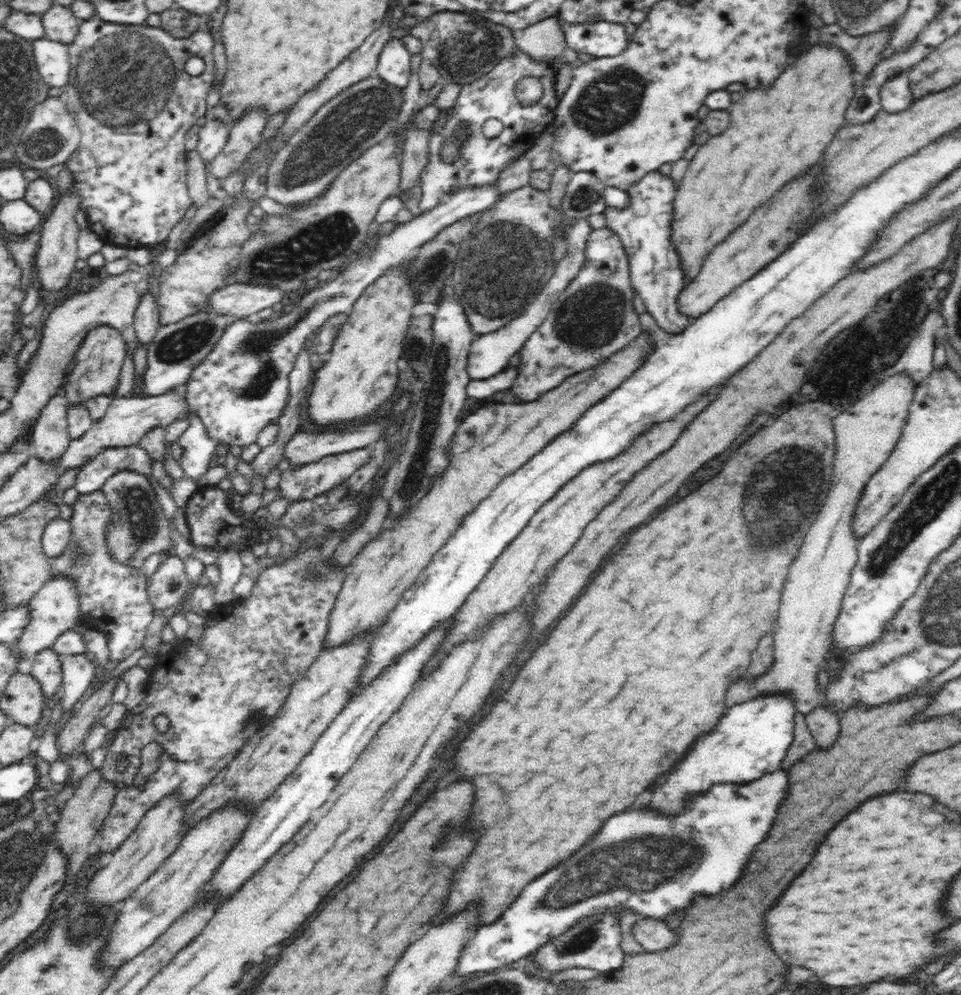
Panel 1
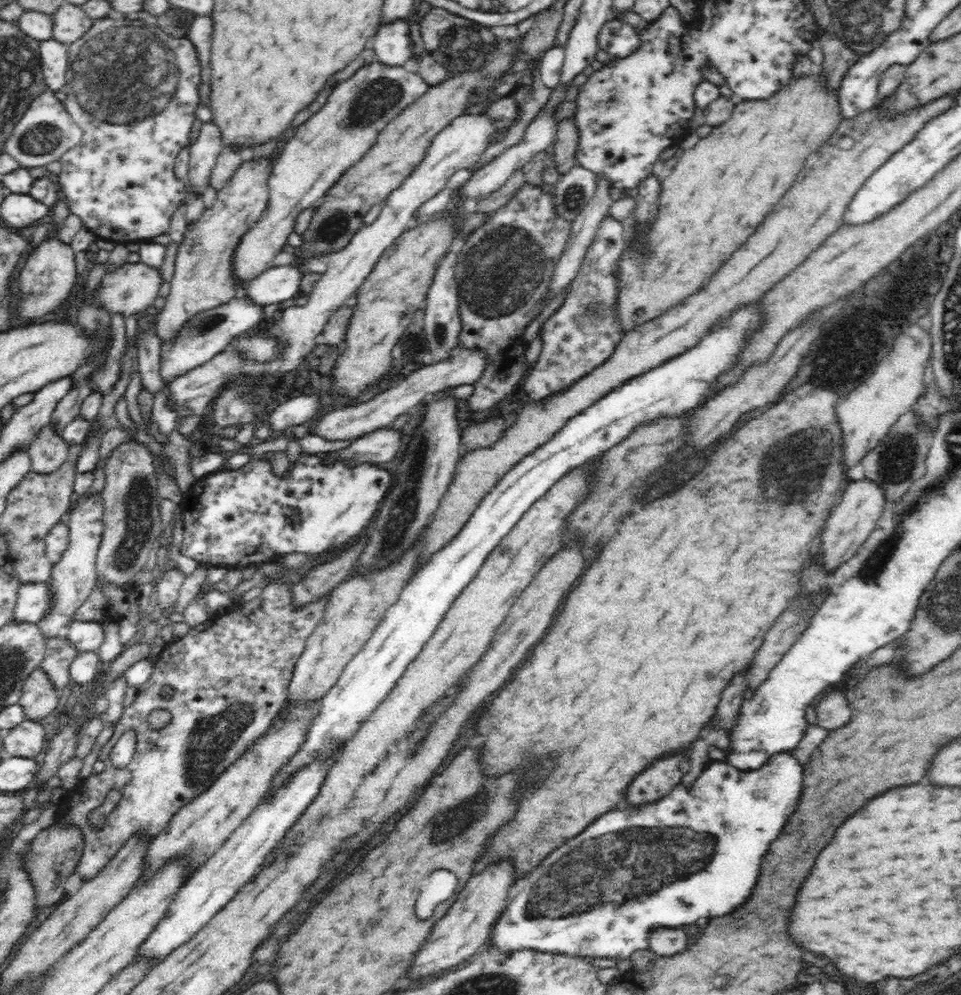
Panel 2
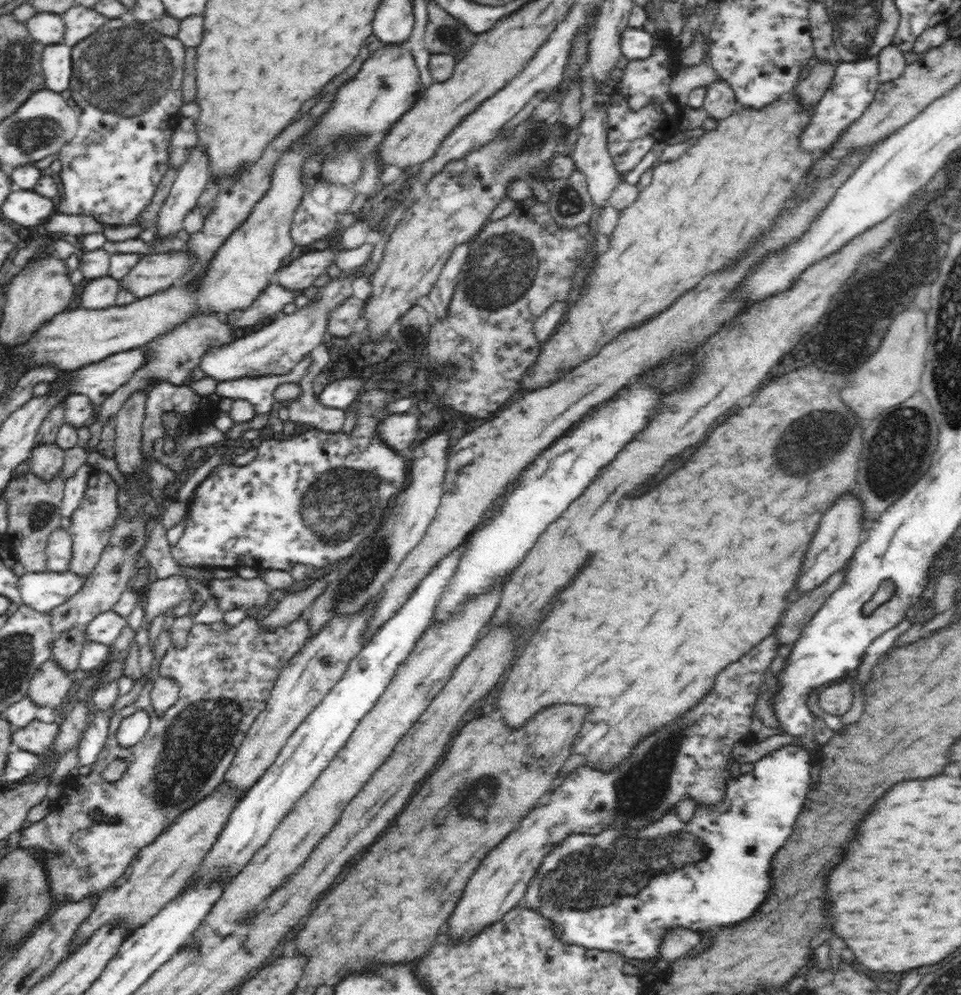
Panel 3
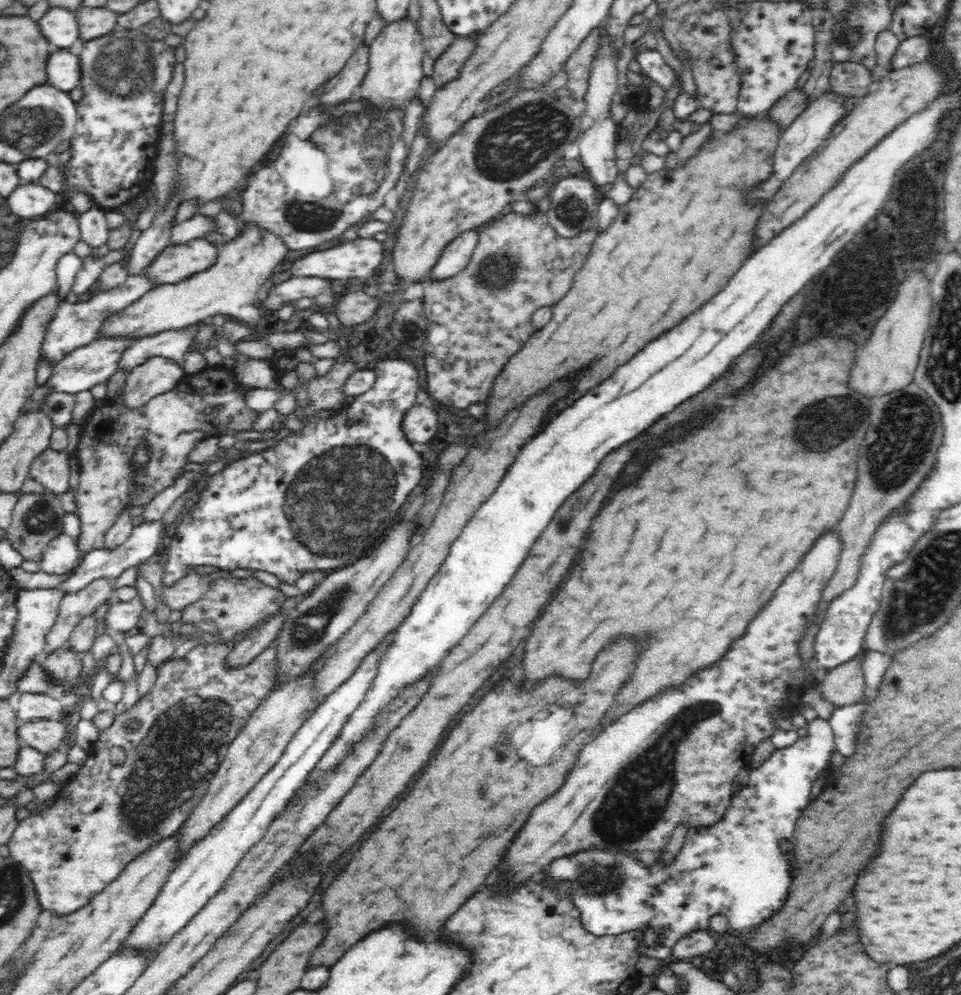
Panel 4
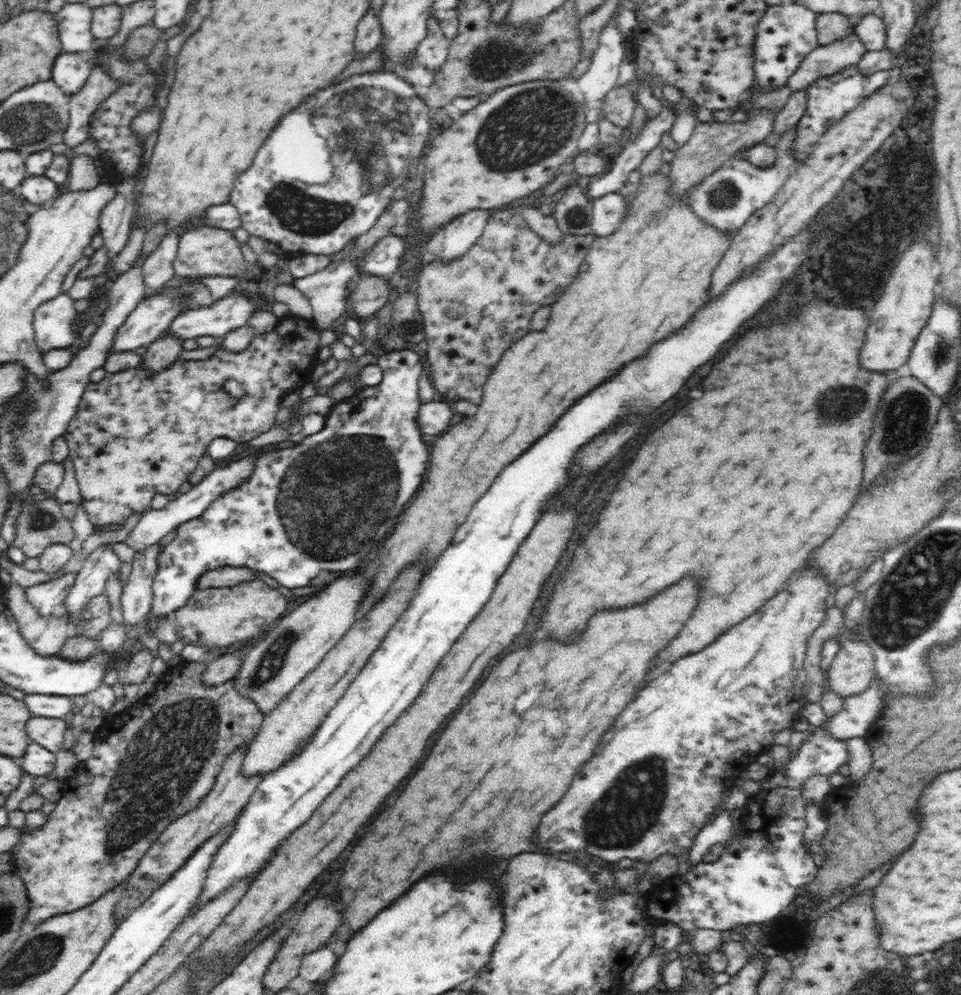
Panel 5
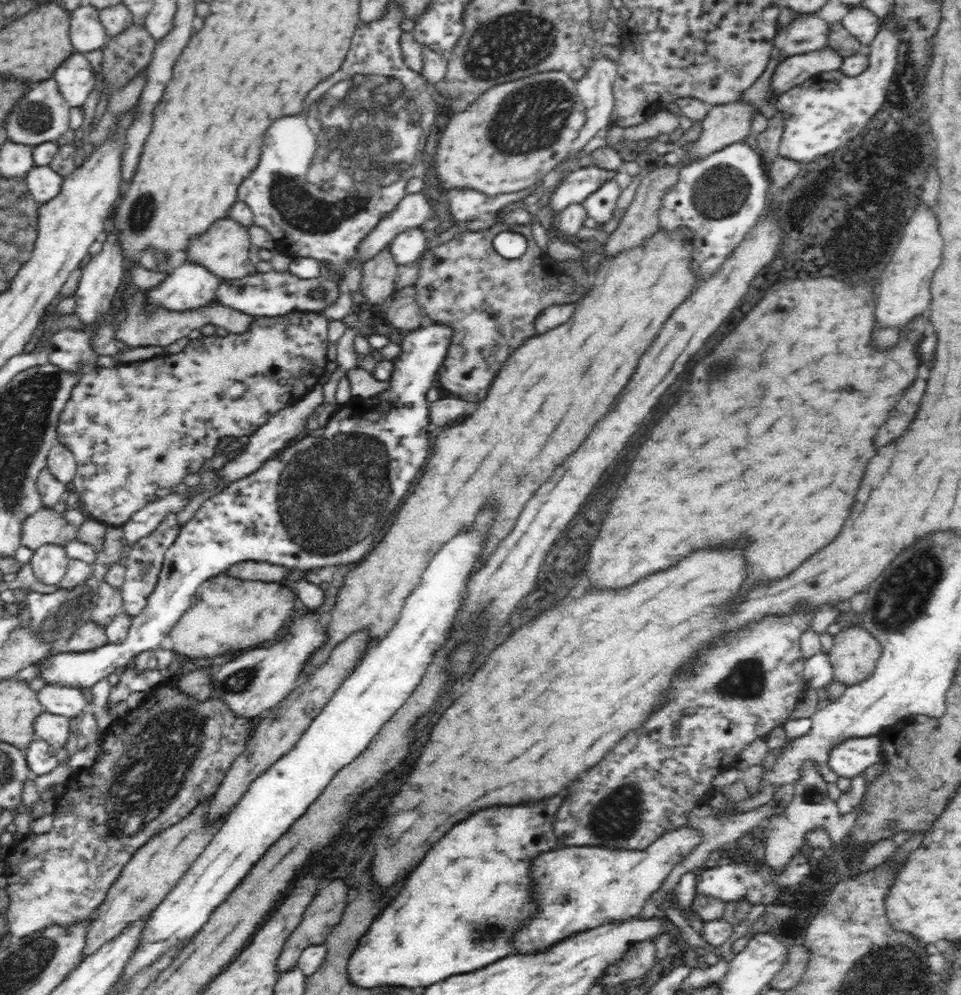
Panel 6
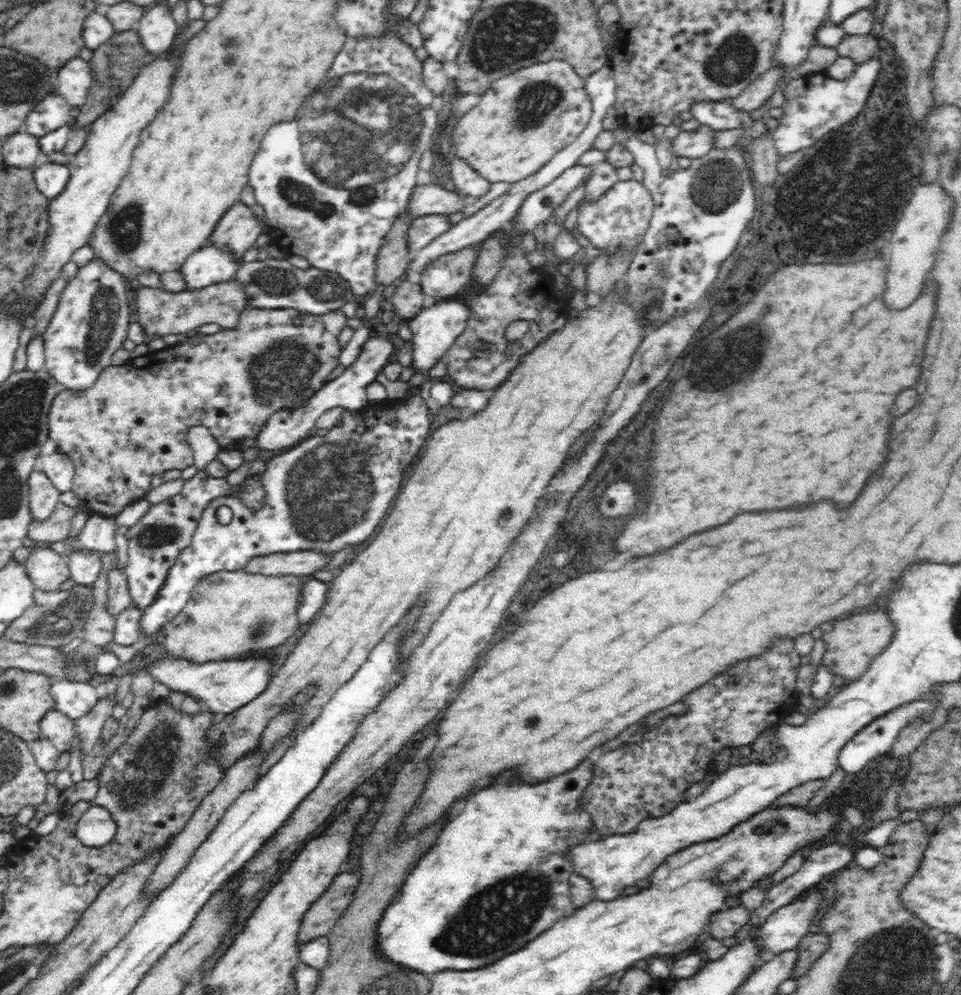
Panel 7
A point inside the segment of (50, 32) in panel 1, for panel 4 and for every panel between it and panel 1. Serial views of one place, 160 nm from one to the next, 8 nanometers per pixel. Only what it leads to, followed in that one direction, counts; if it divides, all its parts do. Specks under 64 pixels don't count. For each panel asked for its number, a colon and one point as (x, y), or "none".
2: (69, 23)
3: (80, 22)
4: (92, 23)

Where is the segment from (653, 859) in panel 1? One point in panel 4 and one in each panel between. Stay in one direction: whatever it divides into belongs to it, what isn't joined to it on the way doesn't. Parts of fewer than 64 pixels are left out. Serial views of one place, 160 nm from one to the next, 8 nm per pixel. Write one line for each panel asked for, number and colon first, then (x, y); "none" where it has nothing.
2: (696, 853)
3: (622, 890)
4: (735, 868)

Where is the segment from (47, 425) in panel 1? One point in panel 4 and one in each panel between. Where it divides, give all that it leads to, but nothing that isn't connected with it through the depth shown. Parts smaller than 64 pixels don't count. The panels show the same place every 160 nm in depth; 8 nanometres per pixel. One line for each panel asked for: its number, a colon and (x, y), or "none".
2: (48, 452)
3: (47, 459)
4: (52, 469)

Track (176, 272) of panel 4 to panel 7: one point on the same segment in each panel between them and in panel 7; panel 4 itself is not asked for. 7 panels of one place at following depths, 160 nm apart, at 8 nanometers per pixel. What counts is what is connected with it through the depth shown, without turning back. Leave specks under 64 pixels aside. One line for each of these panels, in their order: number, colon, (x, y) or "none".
5: (206, 251)
6: (223, 249)
7: (236, 232)

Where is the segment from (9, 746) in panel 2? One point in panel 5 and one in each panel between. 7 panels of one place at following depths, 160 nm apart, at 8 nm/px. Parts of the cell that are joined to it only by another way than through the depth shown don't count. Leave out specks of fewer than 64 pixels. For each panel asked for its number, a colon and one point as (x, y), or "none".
3: (37, 737)
4: (44, 735)
5: (49, 733)

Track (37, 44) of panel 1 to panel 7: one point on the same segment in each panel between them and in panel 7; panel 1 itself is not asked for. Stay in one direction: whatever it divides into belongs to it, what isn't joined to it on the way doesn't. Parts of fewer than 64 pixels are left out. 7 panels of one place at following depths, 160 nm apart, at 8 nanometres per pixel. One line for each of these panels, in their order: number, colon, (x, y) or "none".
2: (54, 56)
3: (56, 58)
4: (63, 68)
5: (70, 72)
6: (75, 79)
7: (75, 78)

